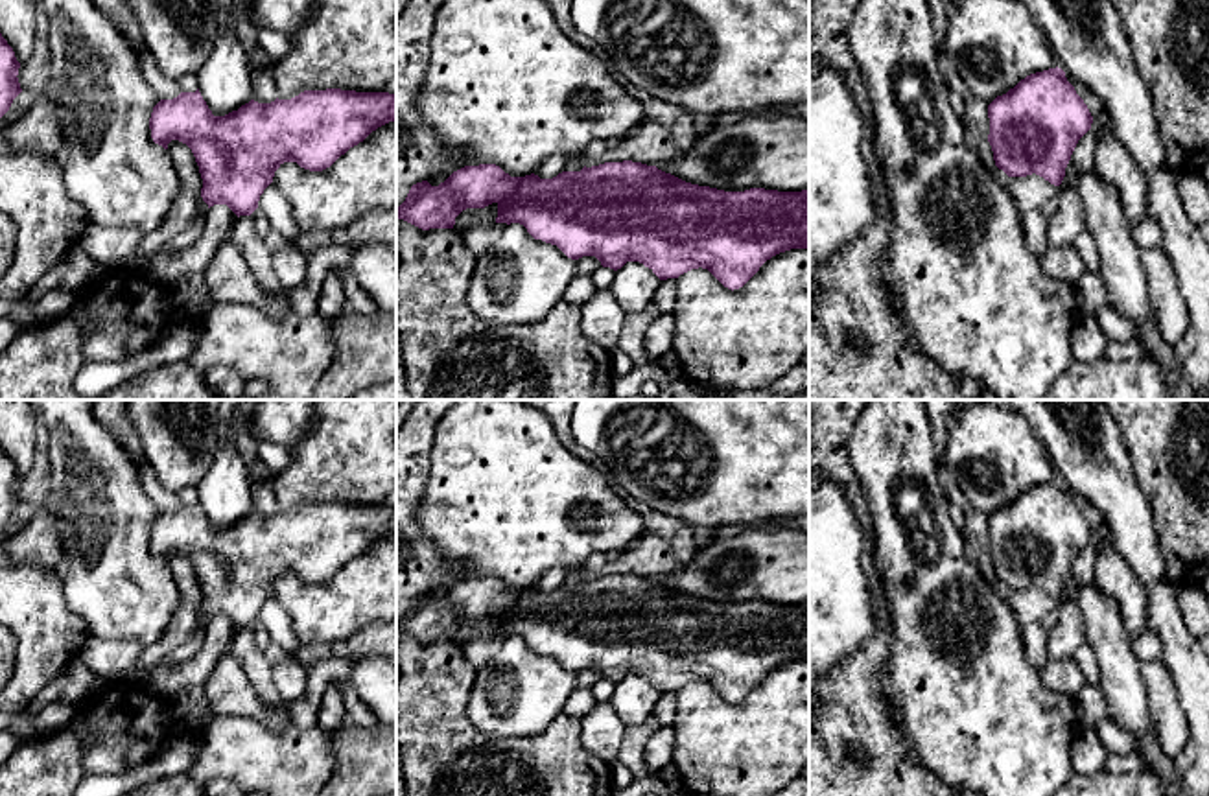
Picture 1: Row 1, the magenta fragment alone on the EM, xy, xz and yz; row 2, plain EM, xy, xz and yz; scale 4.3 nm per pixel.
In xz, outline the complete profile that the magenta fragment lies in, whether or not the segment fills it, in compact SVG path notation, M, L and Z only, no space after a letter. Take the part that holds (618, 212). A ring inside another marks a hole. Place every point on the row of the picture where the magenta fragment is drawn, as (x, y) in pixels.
M632 160L584 166L553 179L534 173L511 177L496 164L464 166L439 186L428 181L413 184L396 208L396 219L422 230L453 228L463 210L492 203L498 205L496 223L520 223L534 240L557 245L571 260L595 256L614 271L640 262L660 280L702 267L732 291L743 287L772 256L809 249L809 188L724 192Z

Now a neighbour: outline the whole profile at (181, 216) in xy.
M171 140L166 151L181 177L182 192L175 199L160 228L147 232L136 254L125 262L123 269L138 275L146 275L151 258L160 252L170 240L190 228L197 217L197 195L203 188L203 179L195 157L192 149L179 140Z

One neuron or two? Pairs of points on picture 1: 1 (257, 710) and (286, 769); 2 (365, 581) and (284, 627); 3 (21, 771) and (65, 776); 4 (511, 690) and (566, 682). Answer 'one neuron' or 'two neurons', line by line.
1: two neurons
2: two neurons
3: one neuron
4: one neuron

